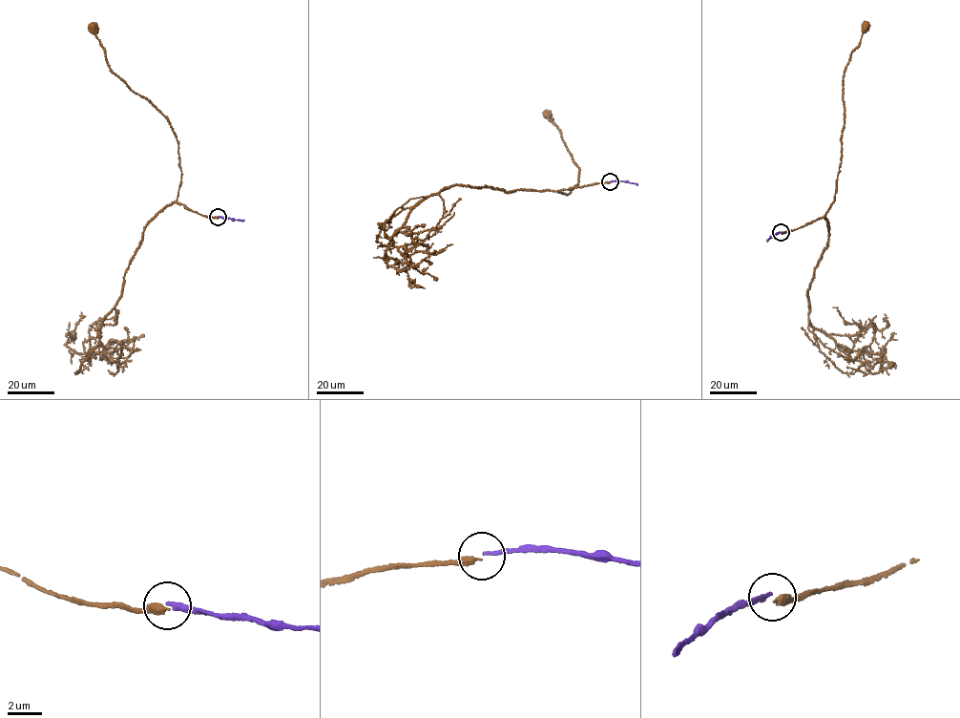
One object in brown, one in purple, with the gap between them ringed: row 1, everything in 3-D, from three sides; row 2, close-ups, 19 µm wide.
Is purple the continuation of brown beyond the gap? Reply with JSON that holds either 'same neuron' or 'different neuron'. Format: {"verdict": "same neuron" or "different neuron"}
{"verdict": "different neuron"}

